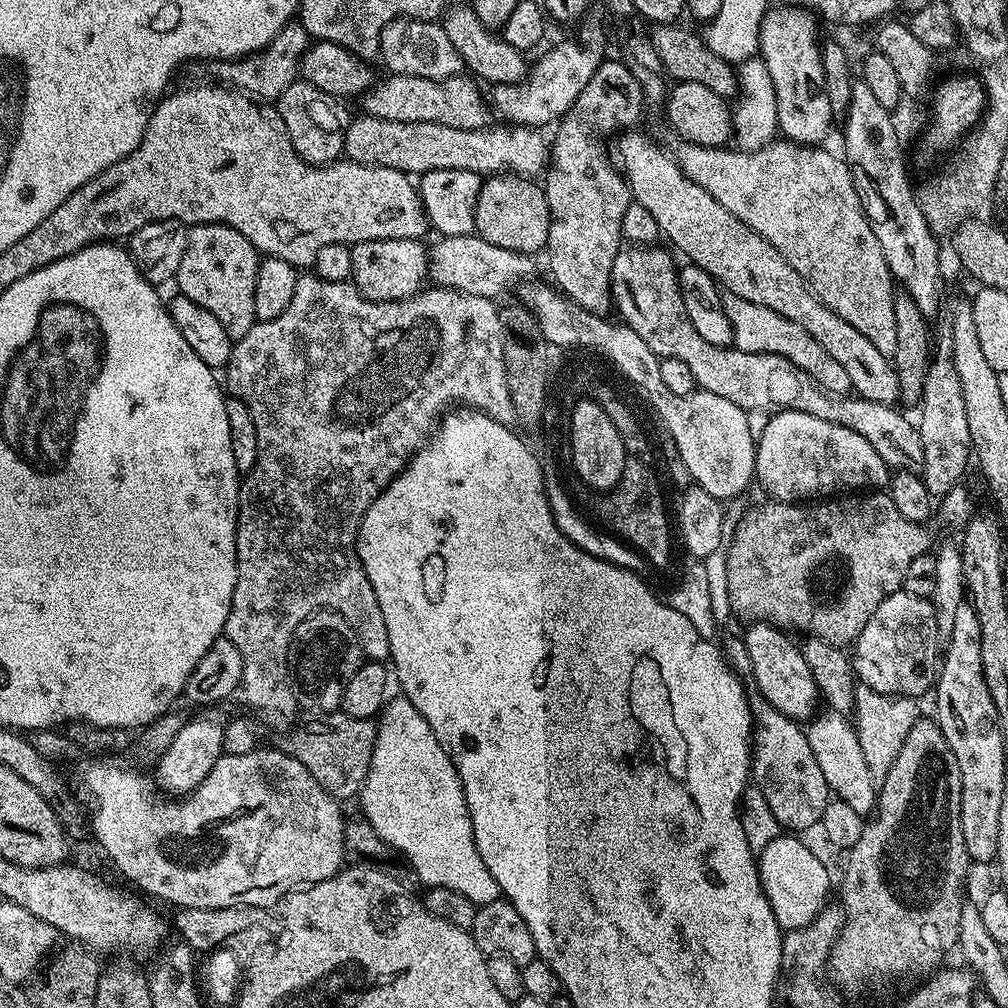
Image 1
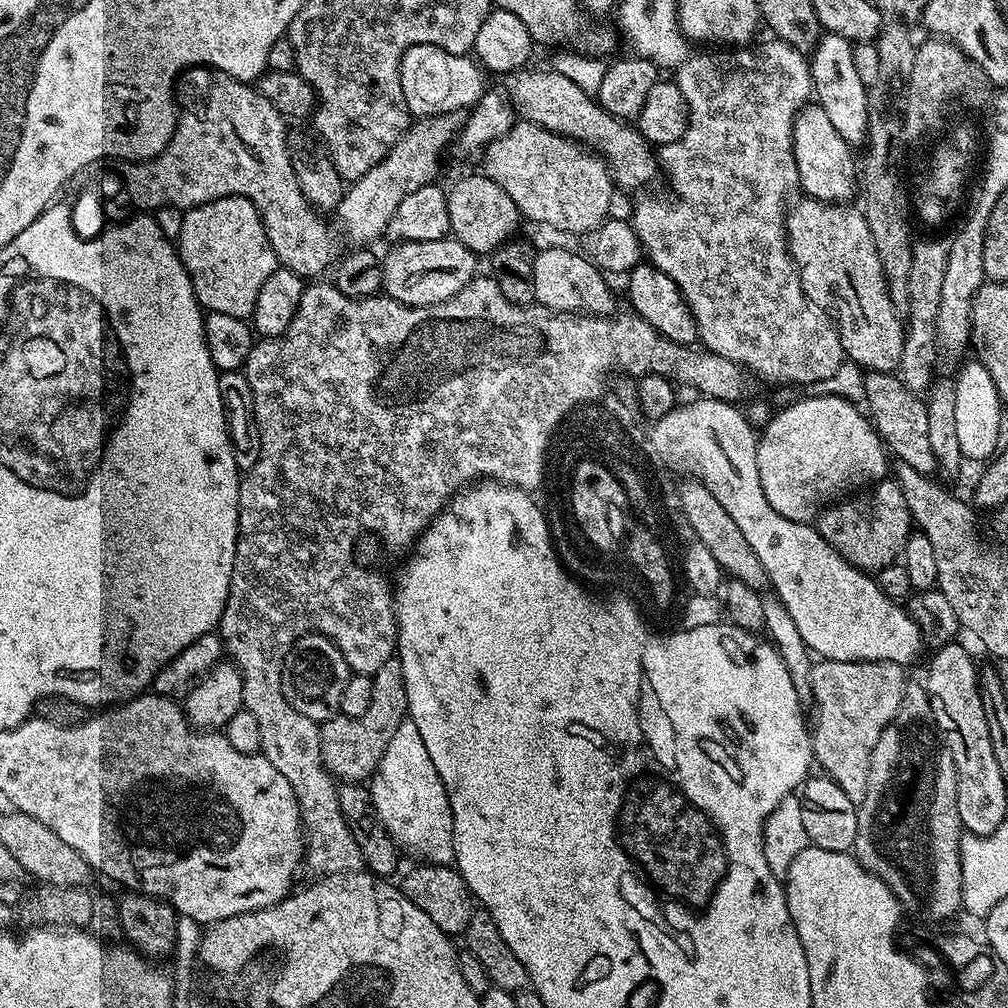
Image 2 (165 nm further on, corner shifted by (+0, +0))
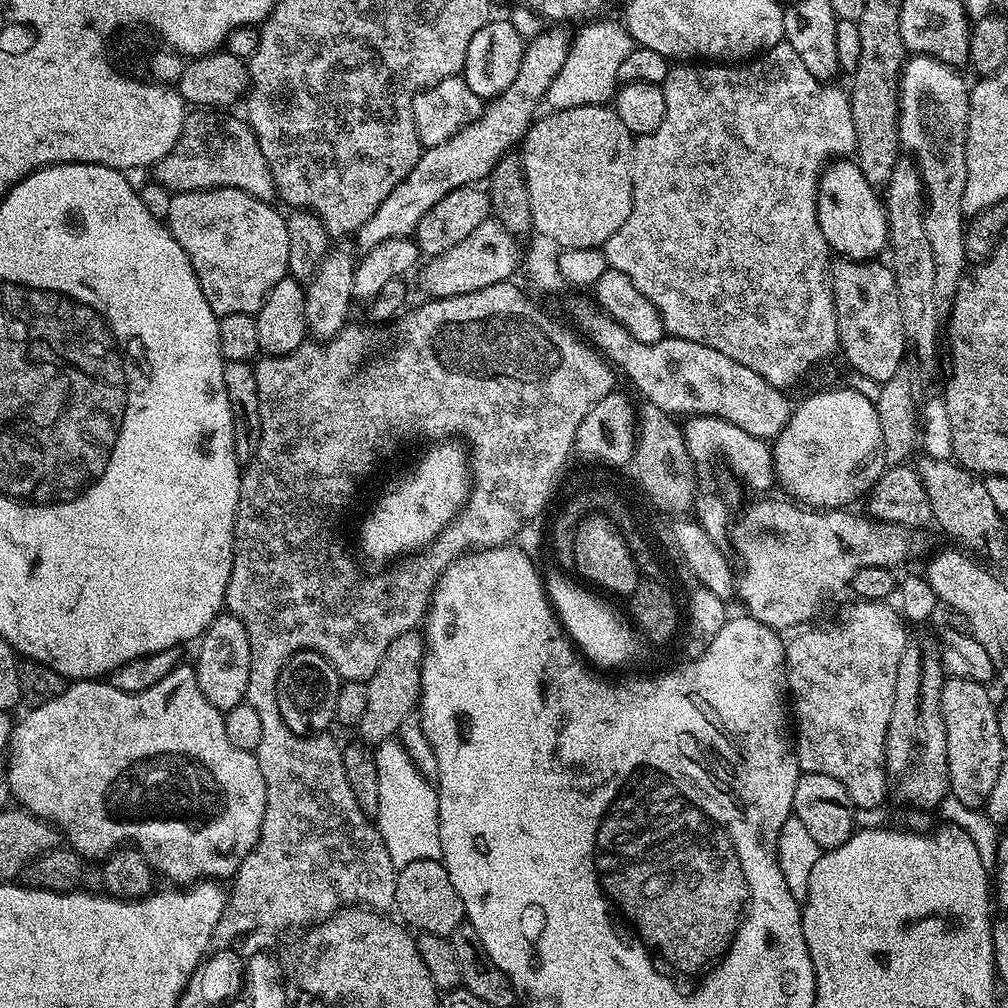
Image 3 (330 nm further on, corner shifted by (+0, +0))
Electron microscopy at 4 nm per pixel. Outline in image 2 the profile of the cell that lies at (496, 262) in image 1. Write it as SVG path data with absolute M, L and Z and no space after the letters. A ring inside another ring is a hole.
M544 248L535 253L532 262L533 294L535 303L543 304L553 312L575 312L607 317L615 306L612 288L607 284L605 273L601 272L587 255L579 256L568 248Z

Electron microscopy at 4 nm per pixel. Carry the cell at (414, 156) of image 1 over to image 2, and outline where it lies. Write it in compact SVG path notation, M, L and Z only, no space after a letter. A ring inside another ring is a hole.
M516 122L506 134L502 134L494 142L490 142L482 153L484 160L483 175L498 182L510 198L514 198L514 206L518 206L521 217L525 221L533 220L536 224L545 224L548 228L557 228L560 232L595 233L596 229L609 219L612 208L612 192L614 181L607 163L597 153L587 149L567 136L546 130L537 124Z

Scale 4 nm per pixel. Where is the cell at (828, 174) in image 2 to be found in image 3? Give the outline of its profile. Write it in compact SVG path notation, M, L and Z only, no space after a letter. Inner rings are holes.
M837 158L820 174L816 195L816 217L829 249L837 257L857 262L872 262L888 242L888 214L877 189L860 173L851 159Z

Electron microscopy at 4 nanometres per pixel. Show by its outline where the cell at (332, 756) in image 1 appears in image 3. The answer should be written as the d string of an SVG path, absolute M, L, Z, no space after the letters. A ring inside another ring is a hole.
M416 630L398 634L398 638L390 642L382 662L378 662L378 670L374 670L366 682L366 714L362 714L362 722L358 725L359 739L365 745L375 746L383 740L393 739L399 733L402 722L417 711L420 703L420 667L424 664L425 647L423 635Z

